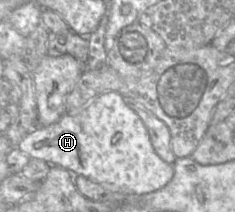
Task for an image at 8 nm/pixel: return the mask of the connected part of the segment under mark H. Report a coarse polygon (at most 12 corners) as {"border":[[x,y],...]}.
{"border":[[116,92],[17,148],[127,196],[174,176]]}

